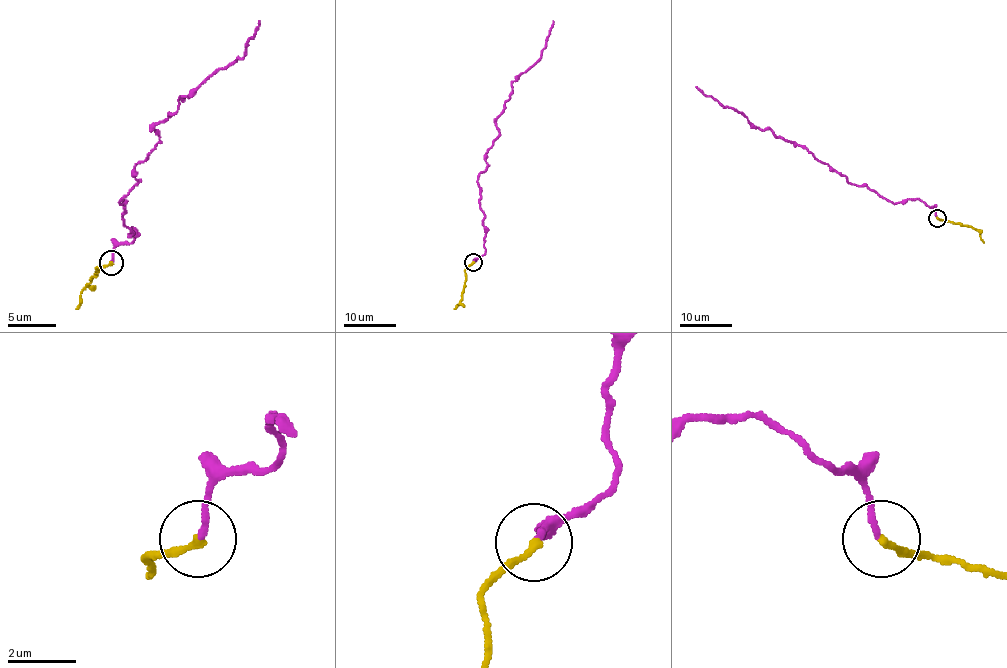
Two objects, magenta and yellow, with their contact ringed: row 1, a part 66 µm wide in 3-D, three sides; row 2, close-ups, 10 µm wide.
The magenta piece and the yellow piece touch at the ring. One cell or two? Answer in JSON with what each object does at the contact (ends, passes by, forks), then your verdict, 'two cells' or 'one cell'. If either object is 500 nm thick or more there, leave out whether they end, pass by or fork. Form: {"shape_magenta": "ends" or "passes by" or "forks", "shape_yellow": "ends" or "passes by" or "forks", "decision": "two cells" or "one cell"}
{"shape_magenta": "ends", "shape_yellow": "ends", "decision": "one cell"}

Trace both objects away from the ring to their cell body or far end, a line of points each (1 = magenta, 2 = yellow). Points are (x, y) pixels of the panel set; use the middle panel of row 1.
1: (472, 261), (485, 249), (478, 176), (499, 136), (496, 118), (512, 94), (513, 81), (537, 62), (554, 21)
2: (472, 262), (464, 270), (462, 300), (454, 308)

